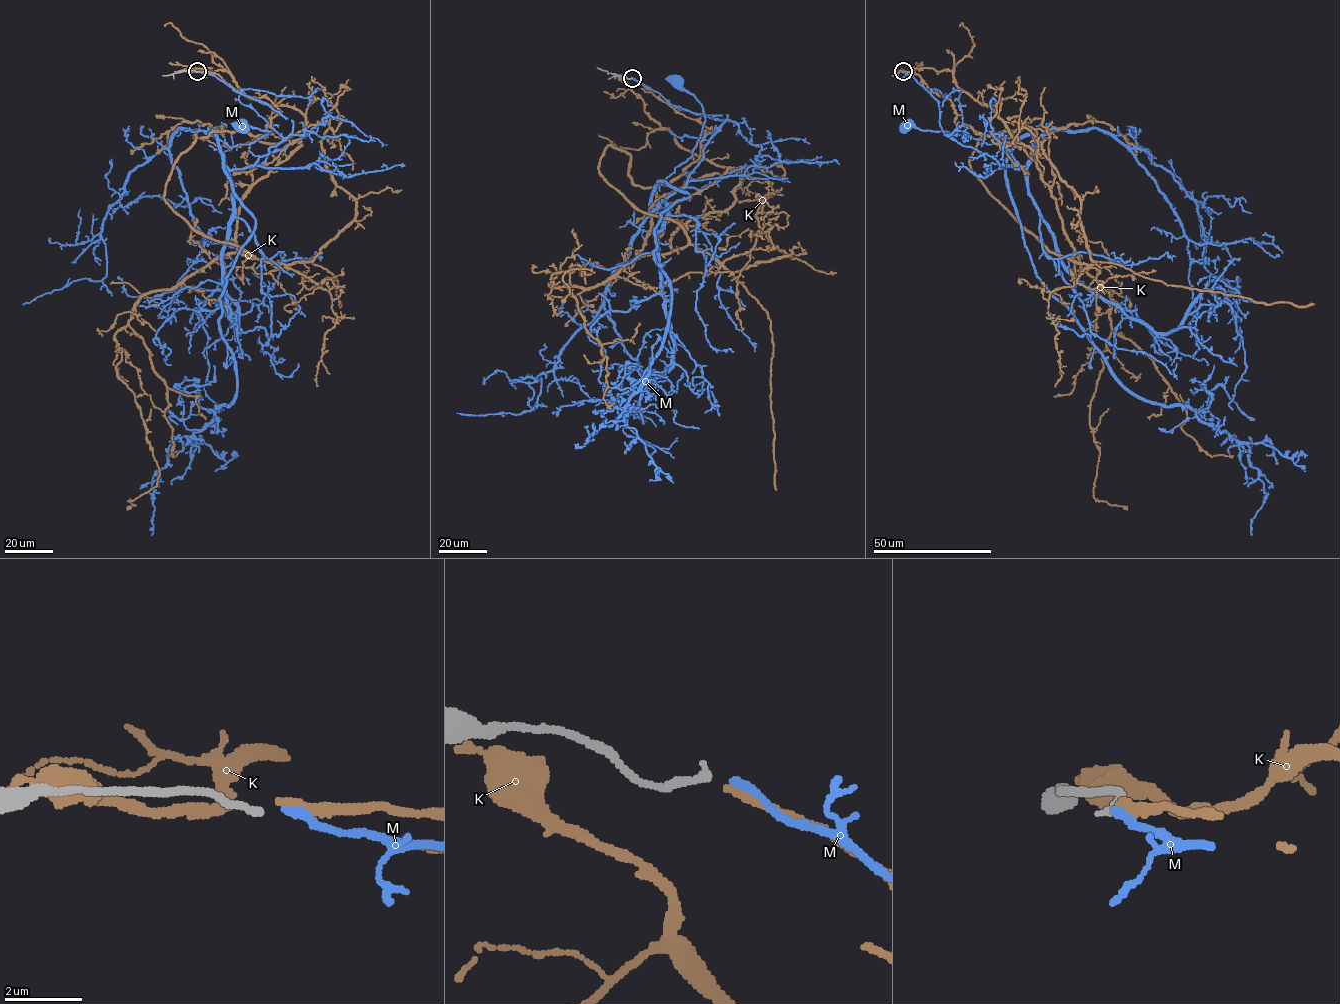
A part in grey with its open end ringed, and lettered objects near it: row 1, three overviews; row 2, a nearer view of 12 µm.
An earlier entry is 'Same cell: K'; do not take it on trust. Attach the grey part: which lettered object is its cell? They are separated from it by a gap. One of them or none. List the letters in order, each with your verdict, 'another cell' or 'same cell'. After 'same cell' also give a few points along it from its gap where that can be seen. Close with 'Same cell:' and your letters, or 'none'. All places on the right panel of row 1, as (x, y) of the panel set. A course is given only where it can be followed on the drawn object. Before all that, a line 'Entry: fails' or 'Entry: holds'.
Entry: fails
K: another cell
M: same cell | via (903, 71), (938, 101), (941, 130), (963, 146), (1024, 169), (1034, 146), (1030, 135), (1003, 147), (908, 125)
Same cell: M

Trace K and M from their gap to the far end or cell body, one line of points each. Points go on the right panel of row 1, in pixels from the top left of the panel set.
K: (903, 71), (956, 125), (1012, 132), (981, 137), (972, 173), (1112, 291), (1093, 497), (1127, 510)
M: (903, 71), (938, 101), (941, 130), (963, 146), (1024, 169), (1034, 146), (1030, 135), (1003, 147), (908, 125)

